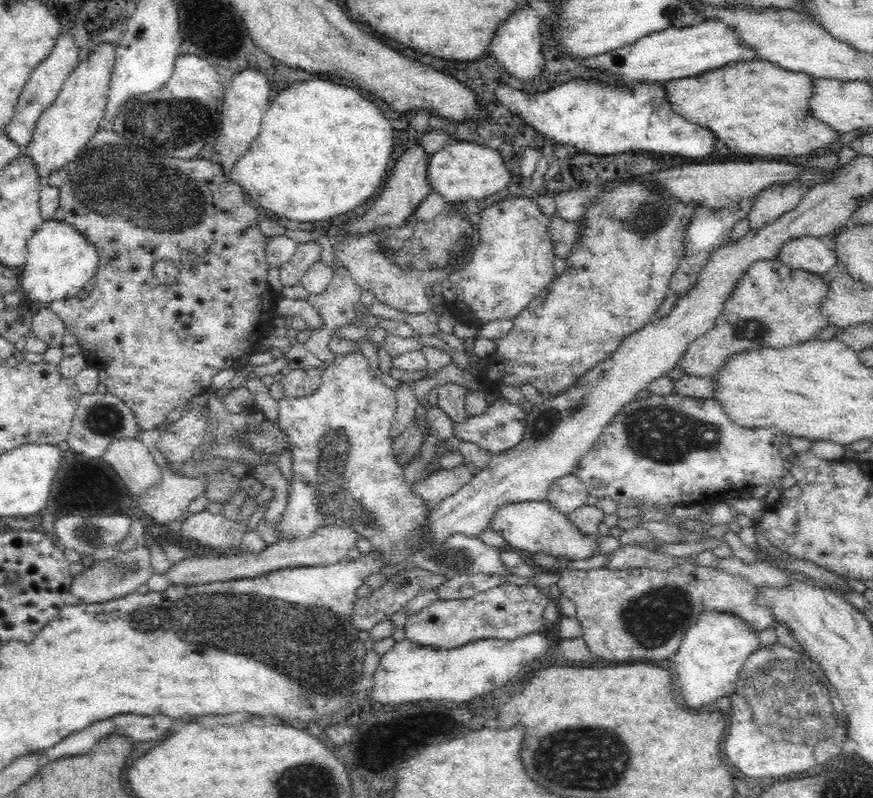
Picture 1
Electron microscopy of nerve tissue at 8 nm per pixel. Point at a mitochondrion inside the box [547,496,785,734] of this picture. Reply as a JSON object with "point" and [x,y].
{"point":[652,619]}

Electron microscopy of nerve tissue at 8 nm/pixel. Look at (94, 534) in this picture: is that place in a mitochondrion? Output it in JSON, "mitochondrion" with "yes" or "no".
{"mitochondrion":"yes"}

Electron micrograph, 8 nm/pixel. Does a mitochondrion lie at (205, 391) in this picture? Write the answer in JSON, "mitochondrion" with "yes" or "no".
{"mitochondrion":"no"}

